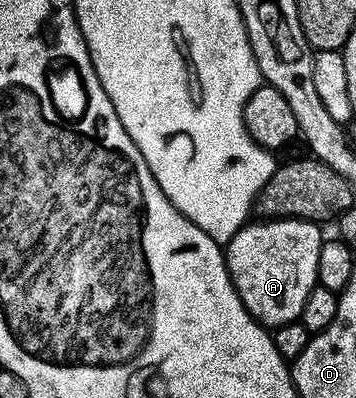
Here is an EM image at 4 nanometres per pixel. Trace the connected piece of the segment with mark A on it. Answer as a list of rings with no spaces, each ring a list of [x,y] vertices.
[[[285,219],[260,221],[249,224],[235,235],[234,241],[227,244],[225,259],[228,271],[232,275],[232,284],[236,286],[238,297],[242,297],[242,305],[257,323],[275,329],[282,325],[299,323],[302,309],[306,309],[306,297],[318,285],[318,260],[321,257],[321,245],[326,241],[322,236],[321,226],[301,219]]]

